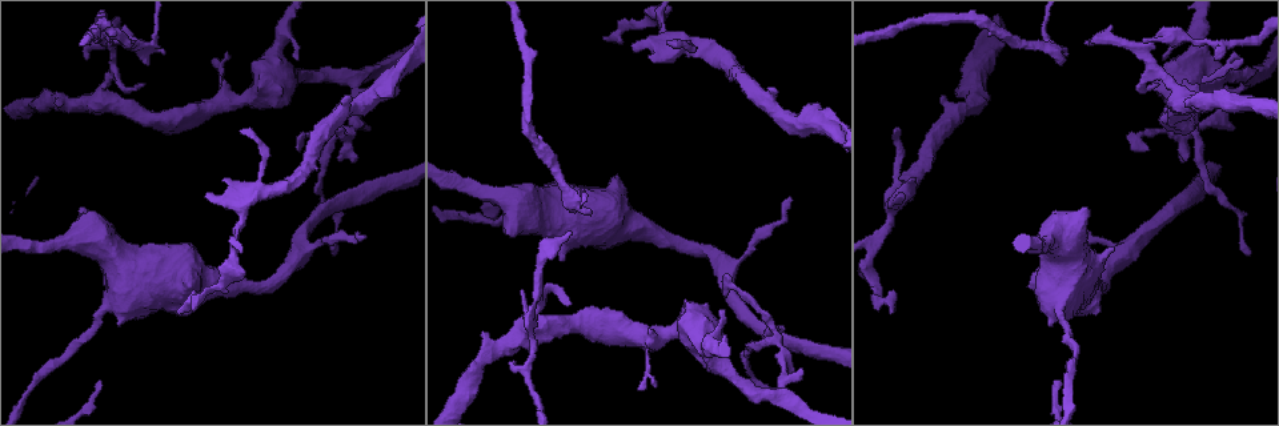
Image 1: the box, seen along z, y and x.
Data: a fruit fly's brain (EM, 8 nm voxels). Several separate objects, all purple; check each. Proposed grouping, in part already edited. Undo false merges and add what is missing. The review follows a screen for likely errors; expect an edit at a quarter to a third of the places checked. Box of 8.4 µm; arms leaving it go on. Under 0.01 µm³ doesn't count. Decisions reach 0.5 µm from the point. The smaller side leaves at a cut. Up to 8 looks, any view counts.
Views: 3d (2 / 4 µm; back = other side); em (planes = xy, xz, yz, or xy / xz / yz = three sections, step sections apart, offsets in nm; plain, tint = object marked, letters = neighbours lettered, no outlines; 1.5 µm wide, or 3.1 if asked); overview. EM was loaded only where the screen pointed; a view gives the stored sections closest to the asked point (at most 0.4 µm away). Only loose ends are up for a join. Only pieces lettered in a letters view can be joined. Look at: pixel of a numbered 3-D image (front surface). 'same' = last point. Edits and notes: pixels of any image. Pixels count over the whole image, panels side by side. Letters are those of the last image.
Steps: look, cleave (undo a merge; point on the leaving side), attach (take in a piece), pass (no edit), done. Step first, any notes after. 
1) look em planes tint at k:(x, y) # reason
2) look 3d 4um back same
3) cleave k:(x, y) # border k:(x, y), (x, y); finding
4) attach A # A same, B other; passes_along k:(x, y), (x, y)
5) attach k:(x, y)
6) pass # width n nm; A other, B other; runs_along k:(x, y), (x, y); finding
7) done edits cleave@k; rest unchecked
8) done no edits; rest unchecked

look 3d 2um at 1:(534, 337) # a narrow waist

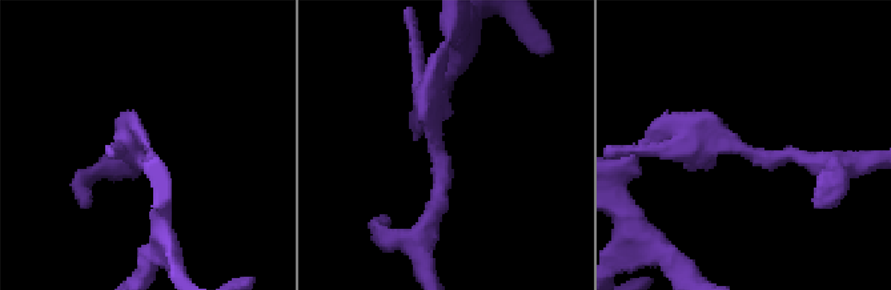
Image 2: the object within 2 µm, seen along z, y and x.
look em xz step 8 letters at 2:(750, 150)

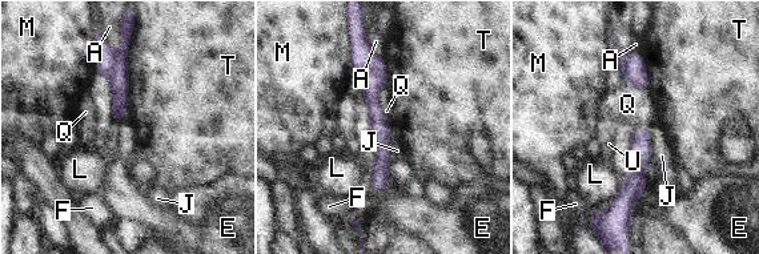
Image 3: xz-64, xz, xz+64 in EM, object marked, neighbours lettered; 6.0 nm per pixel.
cleave 3:(104, 53) # A other, E other, F other, J other, L other, M other, Q other, T other, U other; part_leaving 3:(364, 49), (381, 137), (377, 188); two neurons meet here

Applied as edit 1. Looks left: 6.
look overview

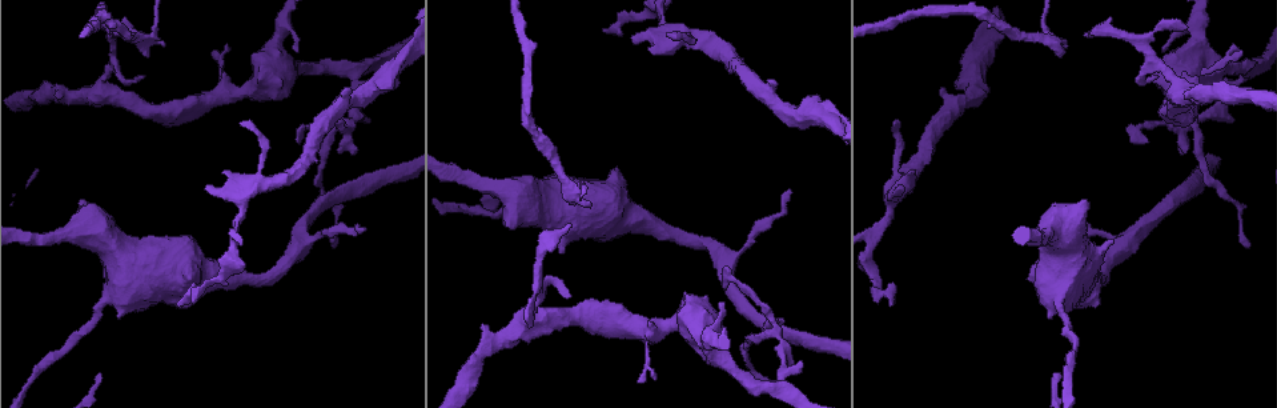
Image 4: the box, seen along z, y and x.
look 3d 4um at 4:(255, 187)

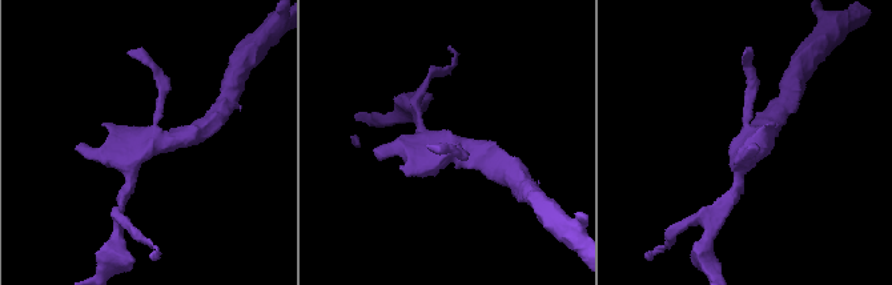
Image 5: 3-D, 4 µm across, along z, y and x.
look em planes letters at 5:(154, 142)

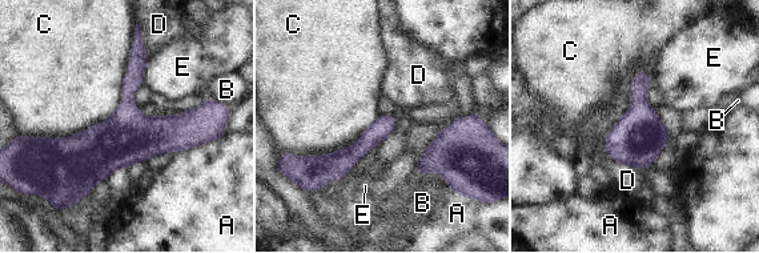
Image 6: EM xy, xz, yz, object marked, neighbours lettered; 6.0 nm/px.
pass # width 320 nm; A other, B other, C other, D other, E other; runs_along 6:(133, 60), (127, 124), (73, 199); continuous, no second neuron

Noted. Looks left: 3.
done edits cleave@3; rest unchecked

